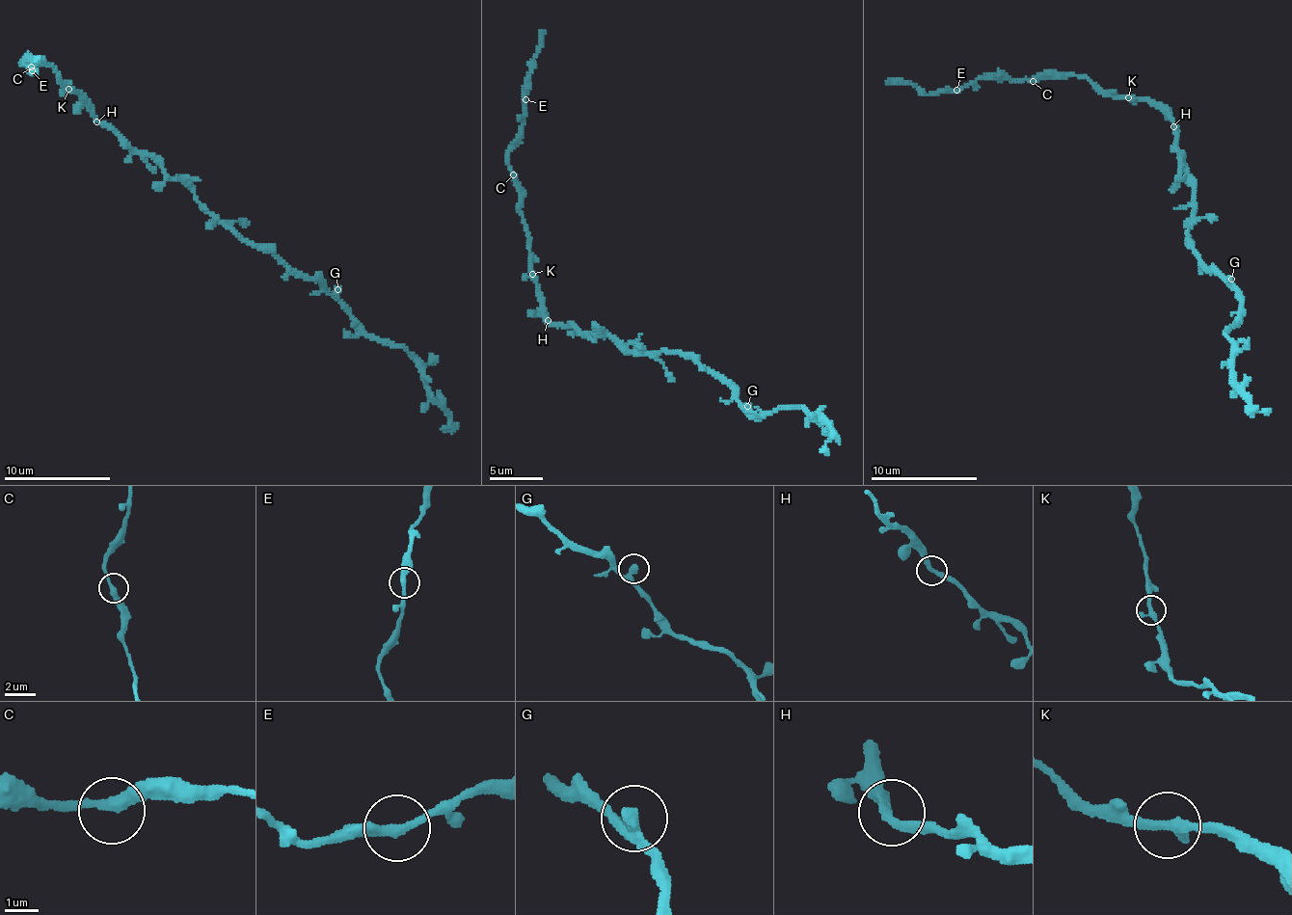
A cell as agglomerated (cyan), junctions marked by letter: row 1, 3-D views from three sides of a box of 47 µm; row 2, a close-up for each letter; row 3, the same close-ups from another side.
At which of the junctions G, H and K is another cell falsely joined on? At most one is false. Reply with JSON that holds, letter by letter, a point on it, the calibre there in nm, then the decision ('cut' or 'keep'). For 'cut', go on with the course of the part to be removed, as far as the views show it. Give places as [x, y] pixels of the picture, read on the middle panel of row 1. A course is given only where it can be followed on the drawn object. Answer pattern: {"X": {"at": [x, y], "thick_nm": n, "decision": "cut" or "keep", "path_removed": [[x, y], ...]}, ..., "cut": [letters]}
{"G": {"at": [747, 406], "thick_nm": 280, "decision": "keep"}, "H": {"at": [548, 320], "thick_nm": 280, "decision": "keep"}, "K": {"at": [532, 274], "thick_nm": 320, "decision": "keep"}, "cut": []}

